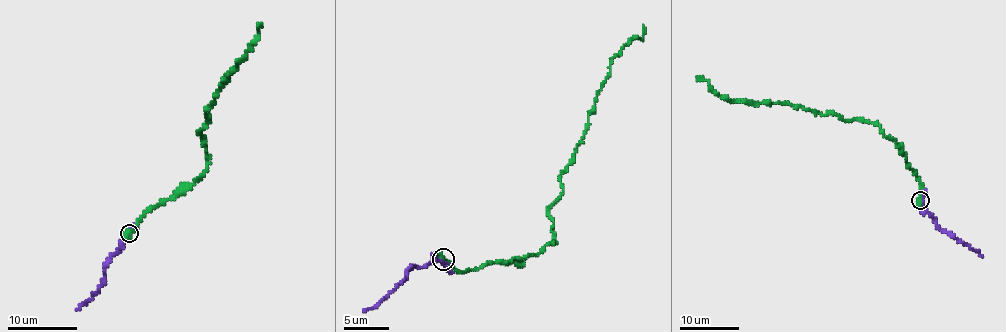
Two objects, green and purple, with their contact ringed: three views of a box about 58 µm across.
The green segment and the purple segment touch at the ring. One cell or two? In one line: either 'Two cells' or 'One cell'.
One cell

